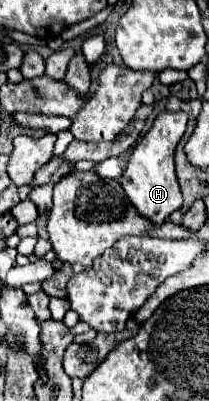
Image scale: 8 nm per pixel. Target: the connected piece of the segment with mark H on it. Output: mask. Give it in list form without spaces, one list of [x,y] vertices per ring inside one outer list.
[[[163,111],[155,119],[153,127],[135,145],[135,149],[127,161],[127,167],[123,171],[121,185],[123,185],[129,201],[153,225],[163,225],[165,219],[183,205],[183,197],[179,191],[177,177],[175,177],[173,155],[175,155],[175,147],[177,147],[179,139],[185,133],[185,127],[187,127],[187,115],[183,111],[175,111],[175,113]]]

